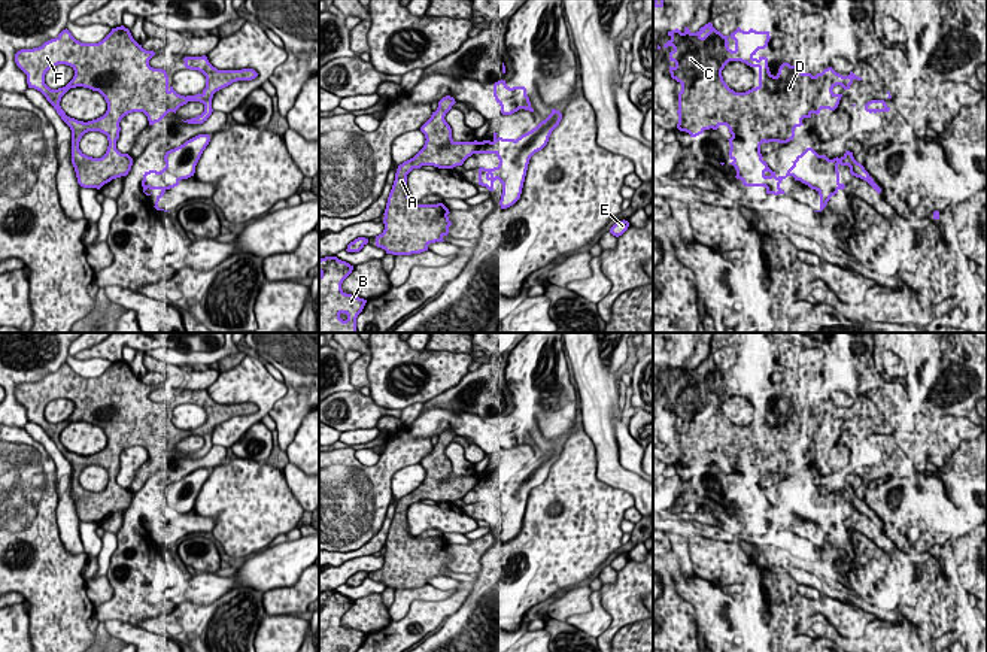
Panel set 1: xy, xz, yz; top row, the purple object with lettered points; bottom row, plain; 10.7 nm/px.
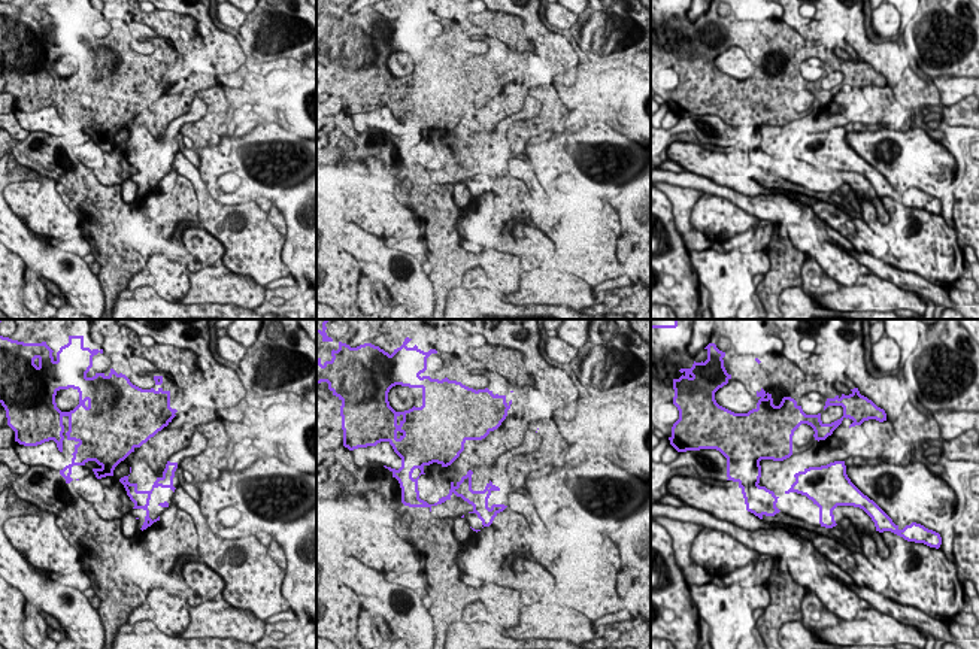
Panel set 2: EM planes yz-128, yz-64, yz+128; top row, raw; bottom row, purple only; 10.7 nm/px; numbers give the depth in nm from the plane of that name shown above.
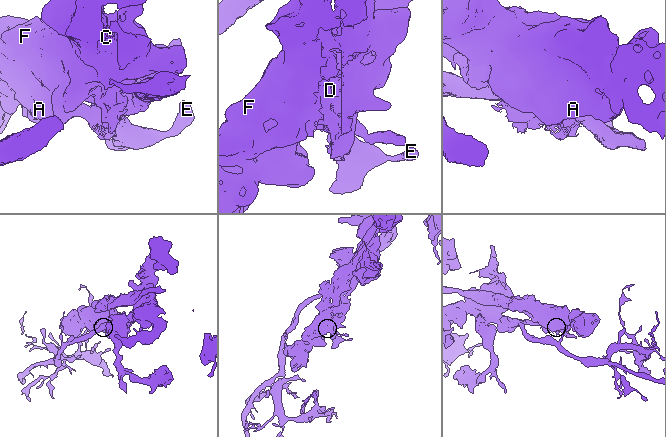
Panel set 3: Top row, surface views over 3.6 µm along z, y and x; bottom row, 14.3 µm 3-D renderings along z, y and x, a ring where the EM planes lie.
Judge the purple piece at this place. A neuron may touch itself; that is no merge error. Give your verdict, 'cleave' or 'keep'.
cleave

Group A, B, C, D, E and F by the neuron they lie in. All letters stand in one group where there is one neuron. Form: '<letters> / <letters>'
A B C D F / E

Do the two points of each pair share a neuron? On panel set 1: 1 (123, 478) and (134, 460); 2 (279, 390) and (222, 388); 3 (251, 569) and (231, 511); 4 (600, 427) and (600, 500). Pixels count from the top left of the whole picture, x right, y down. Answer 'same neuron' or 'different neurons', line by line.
1: same neuron
2: same neuron
3: different neurons
4: different neurons

